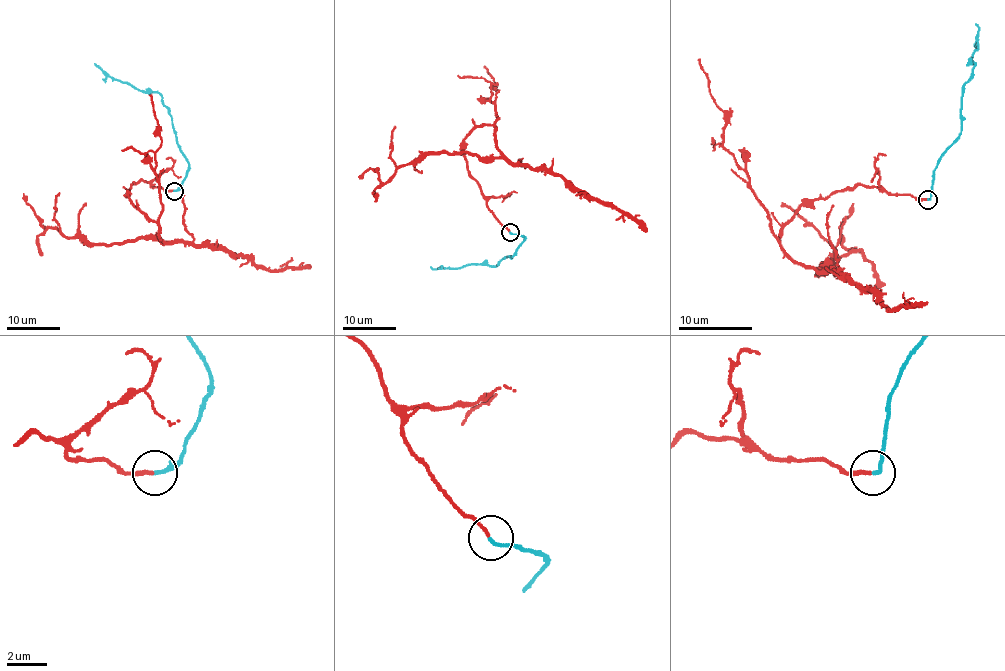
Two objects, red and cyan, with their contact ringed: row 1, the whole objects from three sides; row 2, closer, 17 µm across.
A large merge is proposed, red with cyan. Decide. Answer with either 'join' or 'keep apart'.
join

